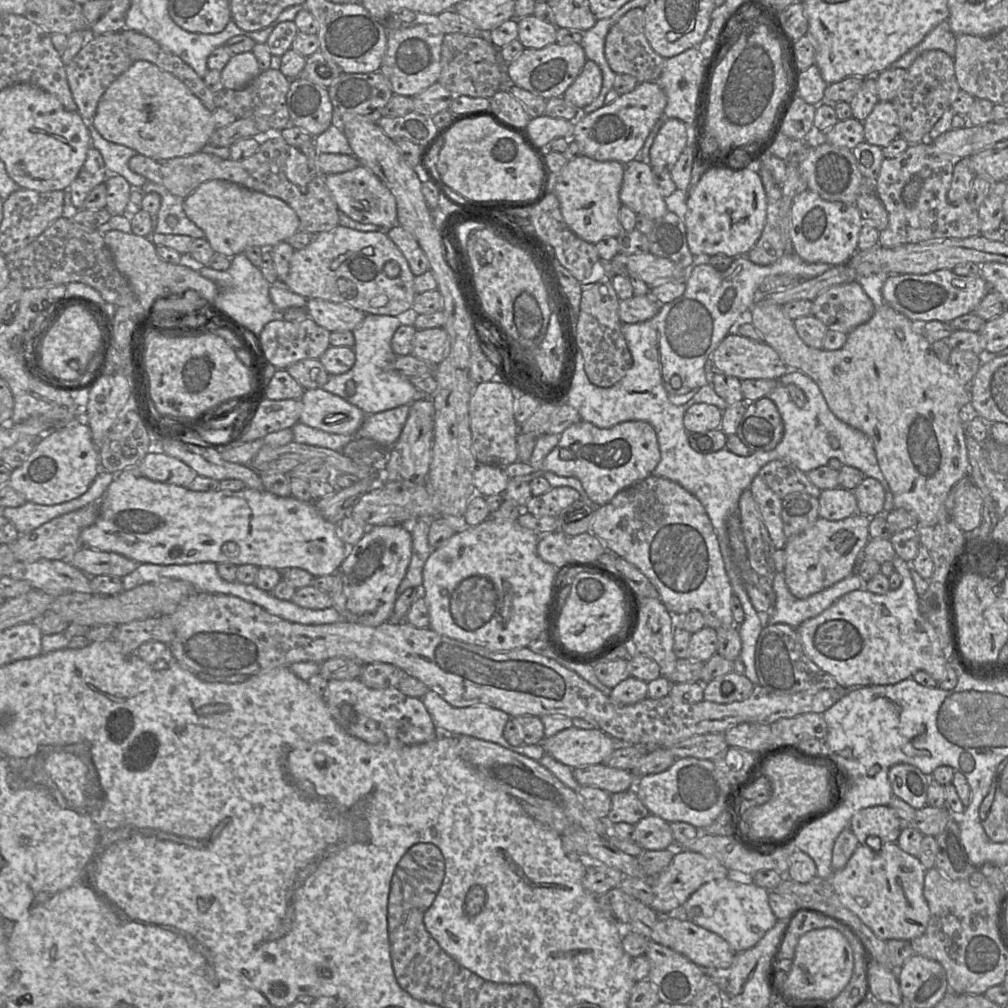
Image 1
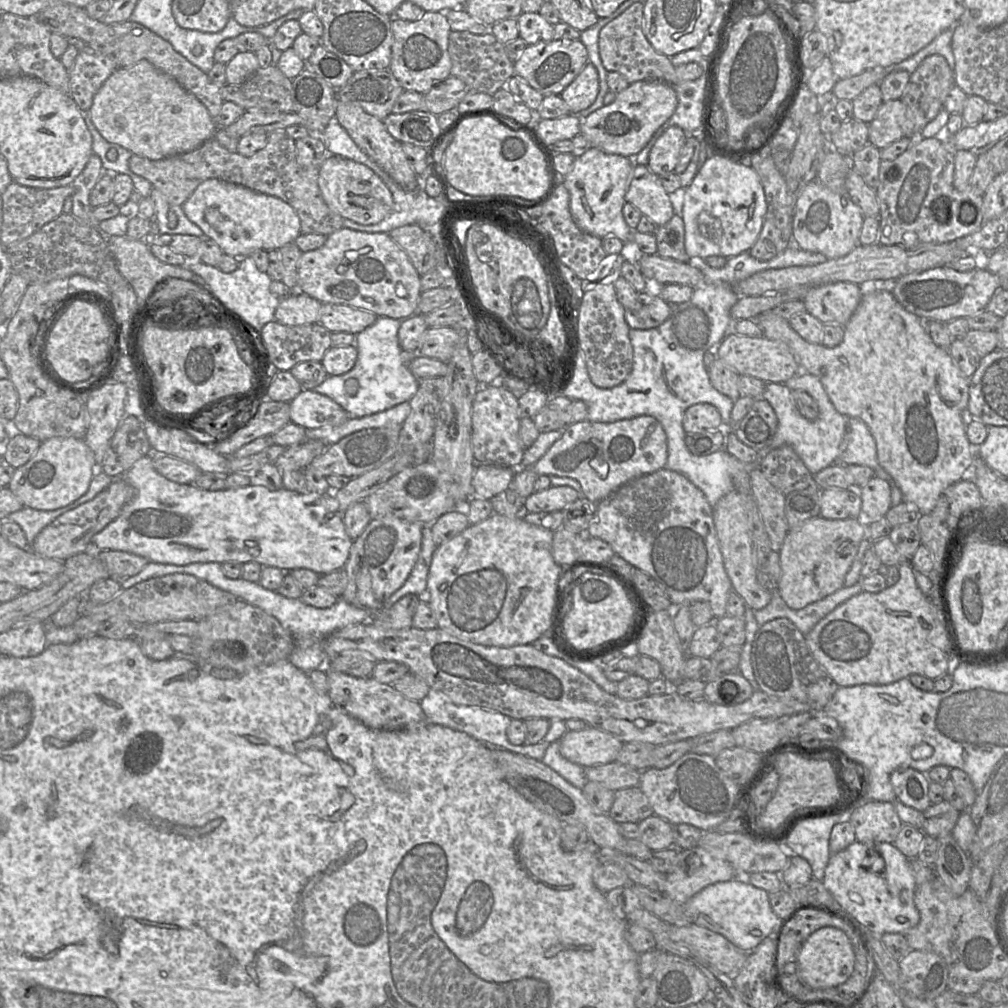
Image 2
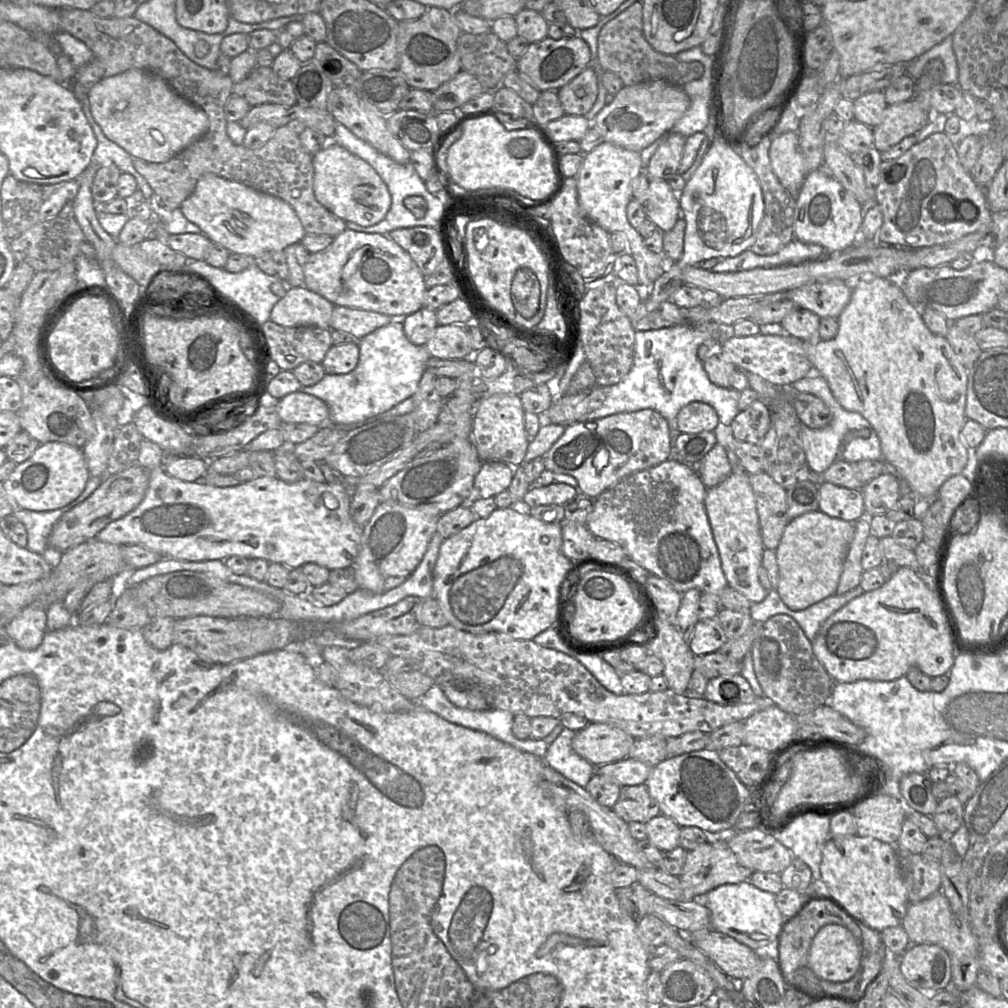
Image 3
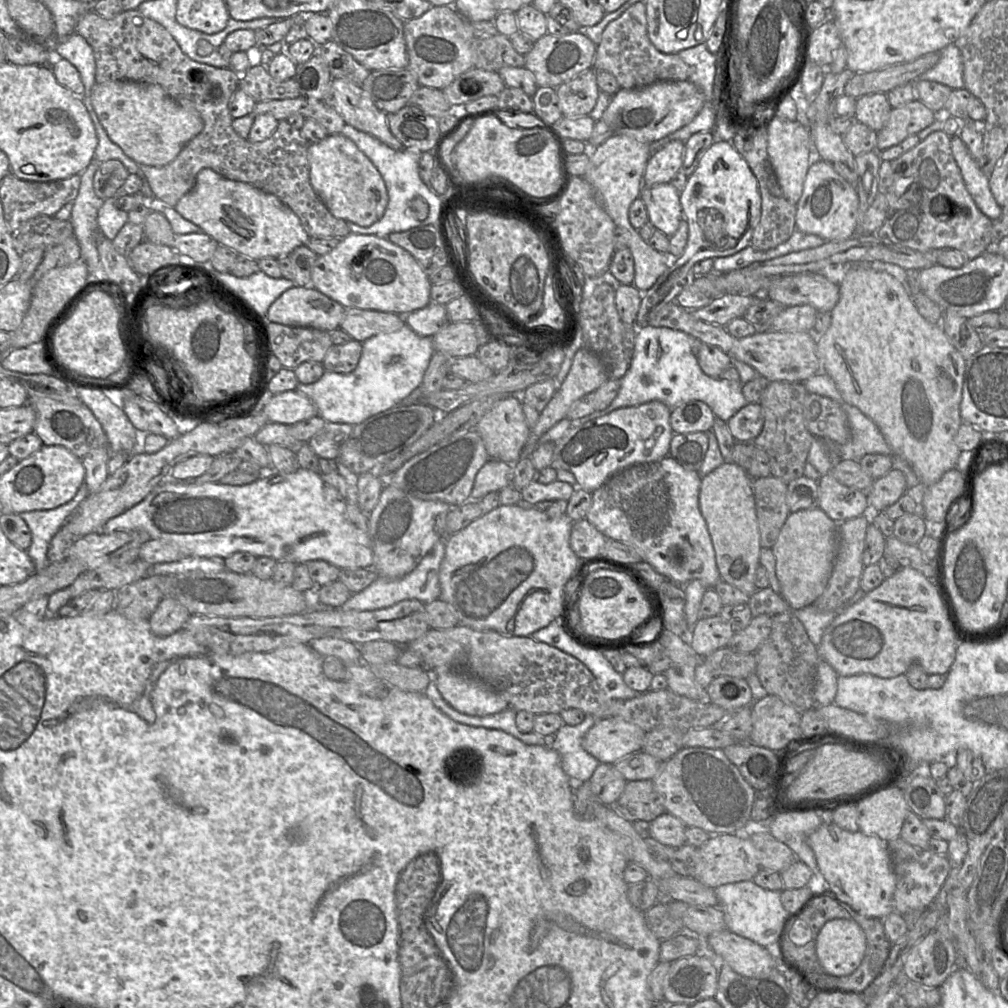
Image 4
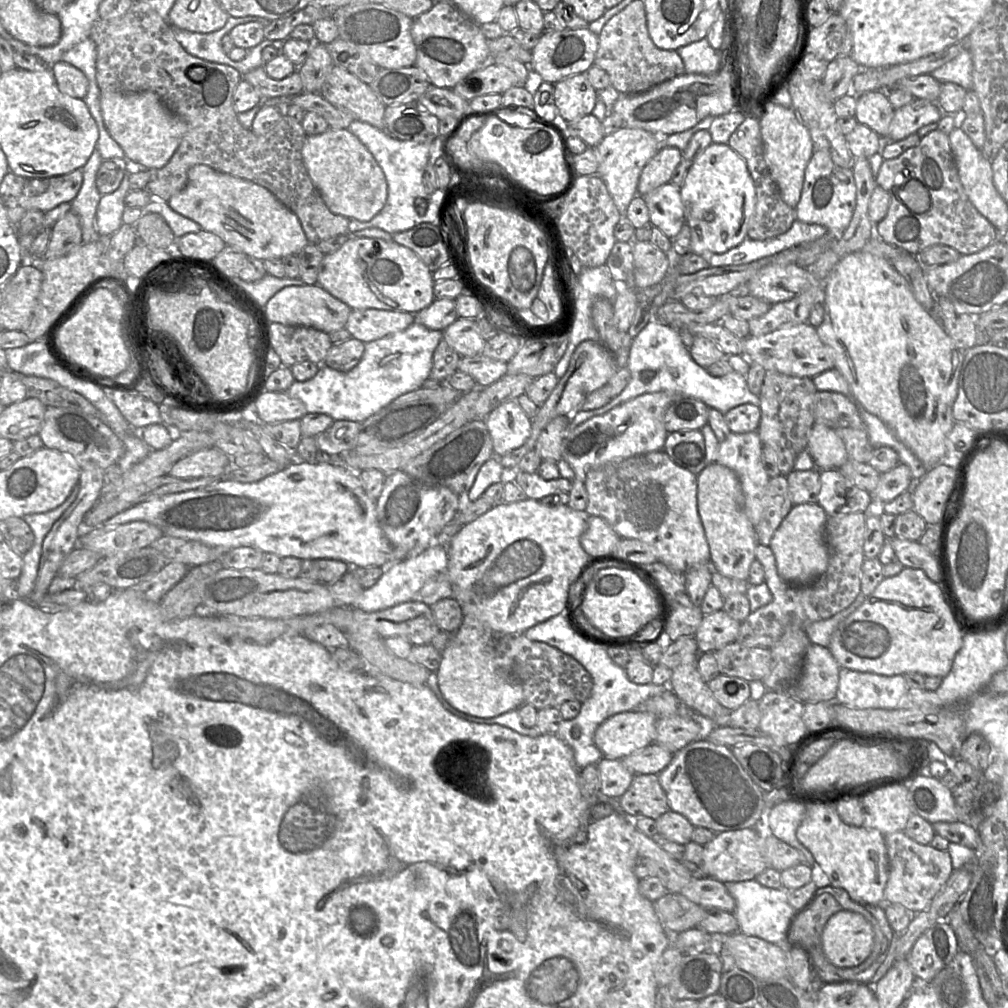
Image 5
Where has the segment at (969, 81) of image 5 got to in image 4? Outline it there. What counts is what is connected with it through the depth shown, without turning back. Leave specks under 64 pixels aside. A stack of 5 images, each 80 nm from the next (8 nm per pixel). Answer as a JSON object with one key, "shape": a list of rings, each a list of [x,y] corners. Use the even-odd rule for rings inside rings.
{"shape":[[[955,42],[944,47],[938,63],[918,79],[938,82],[952,89],[965,88],[962,55]]]}

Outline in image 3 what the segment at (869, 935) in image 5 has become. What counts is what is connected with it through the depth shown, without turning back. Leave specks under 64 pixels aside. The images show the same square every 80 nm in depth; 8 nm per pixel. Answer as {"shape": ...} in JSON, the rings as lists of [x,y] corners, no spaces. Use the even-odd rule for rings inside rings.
{"shape":[[[828,924],[823,926],[812,940],[807,966],[820,979],[829,981],[828,984],[838,984],[833,982],[846,982],[853,978],[860,969],[861,946],[852,932],[844,926],[838,924]]]}

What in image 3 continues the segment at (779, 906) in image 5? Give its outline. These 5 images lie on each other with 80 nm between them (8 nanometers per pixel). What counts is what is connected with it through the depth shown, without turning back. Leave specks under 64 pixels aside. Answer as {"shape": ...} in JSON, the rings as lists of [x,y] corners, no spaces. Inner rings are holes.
{"shape":[[[743,881],[720,885],[705,894],[701,901],[710,912],[712,929],[731,936],[758,954],[763,954],[771,949],[784,918],[776,905],[775,896],[760,890],[750,881]]]}

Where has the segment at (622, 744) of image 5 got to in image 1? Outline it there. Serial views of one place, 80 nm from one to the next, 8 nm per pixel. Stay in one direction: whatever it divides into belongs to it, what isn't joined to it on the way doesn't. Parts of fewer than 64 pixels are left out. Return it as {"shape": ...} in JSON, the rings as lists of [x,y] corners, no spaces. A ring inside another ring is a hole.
{"shape":[[[570,727],[544,738],[545,753],[571,768],[602,764],[615,750],[616,742],[599,728]]]}

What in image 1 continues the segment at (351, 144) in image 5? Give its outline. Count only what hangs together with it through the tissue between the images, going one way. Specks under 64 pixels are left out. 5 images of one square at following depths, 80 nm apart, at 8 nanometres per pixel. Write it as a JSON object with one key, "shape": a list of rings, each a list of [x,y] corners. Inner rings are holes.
{"shape":[[[359,165],[353,170],[328,174],[324,182],[332,194],[340,212],[356,222],[375,224],[383,229],[397,225],[396,200],[384,183],[368,168]]]}

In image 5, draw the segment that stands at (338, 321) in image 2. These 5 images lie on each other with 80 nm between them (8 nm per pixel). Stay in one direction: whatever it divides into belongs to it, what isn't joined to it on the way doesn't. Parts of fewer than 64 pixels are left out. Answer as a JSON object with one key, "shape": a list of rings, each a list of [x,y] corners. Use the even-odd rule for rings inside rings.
{"shape":[[[352,309],[345,329],[355,339],[368,343],[407,329],[415,314],[378,309]]]}

